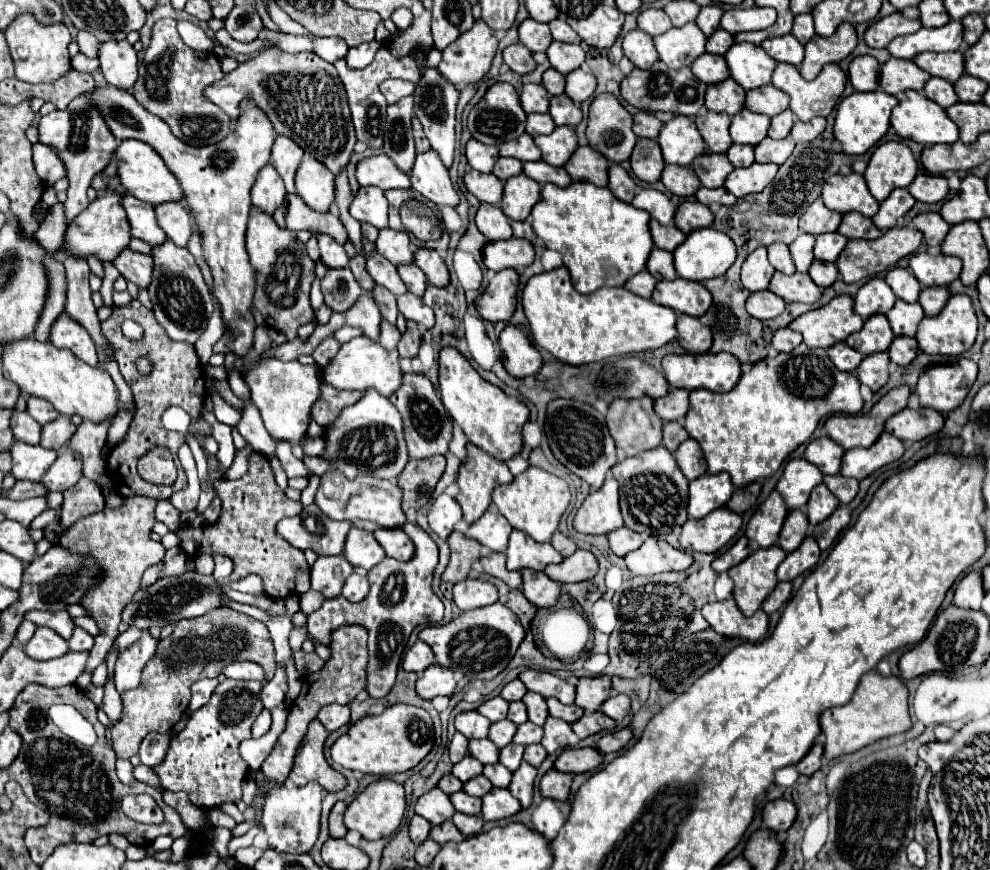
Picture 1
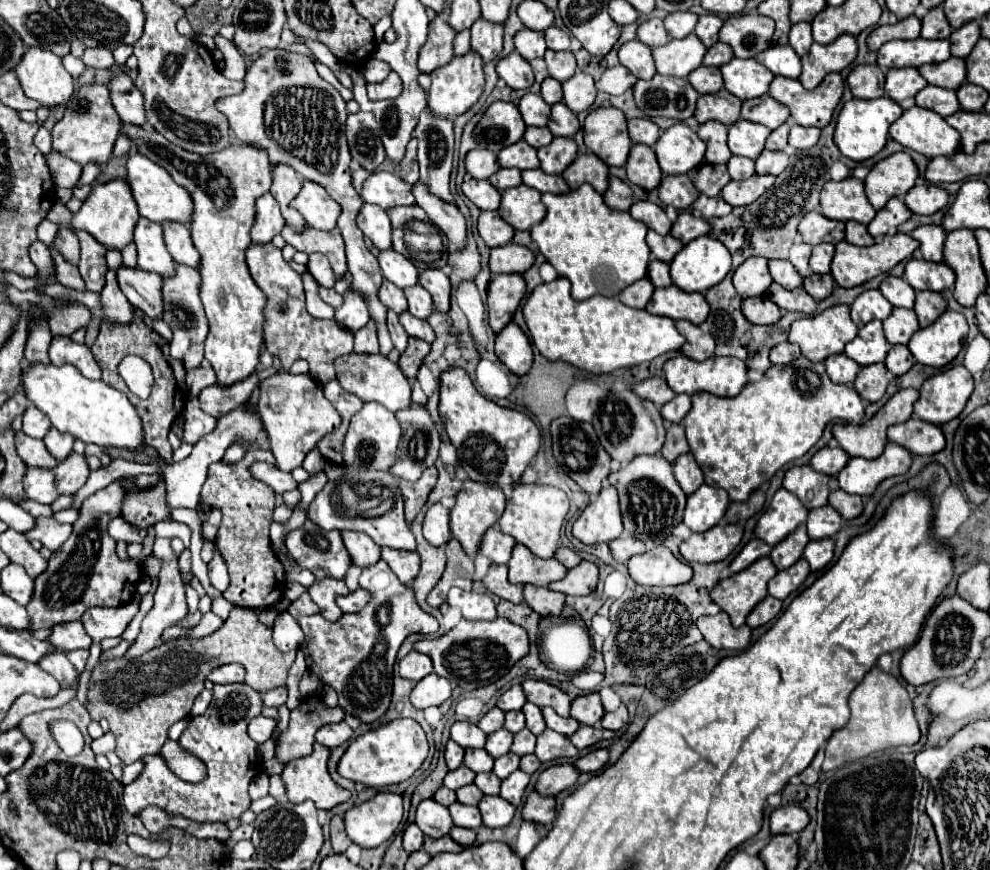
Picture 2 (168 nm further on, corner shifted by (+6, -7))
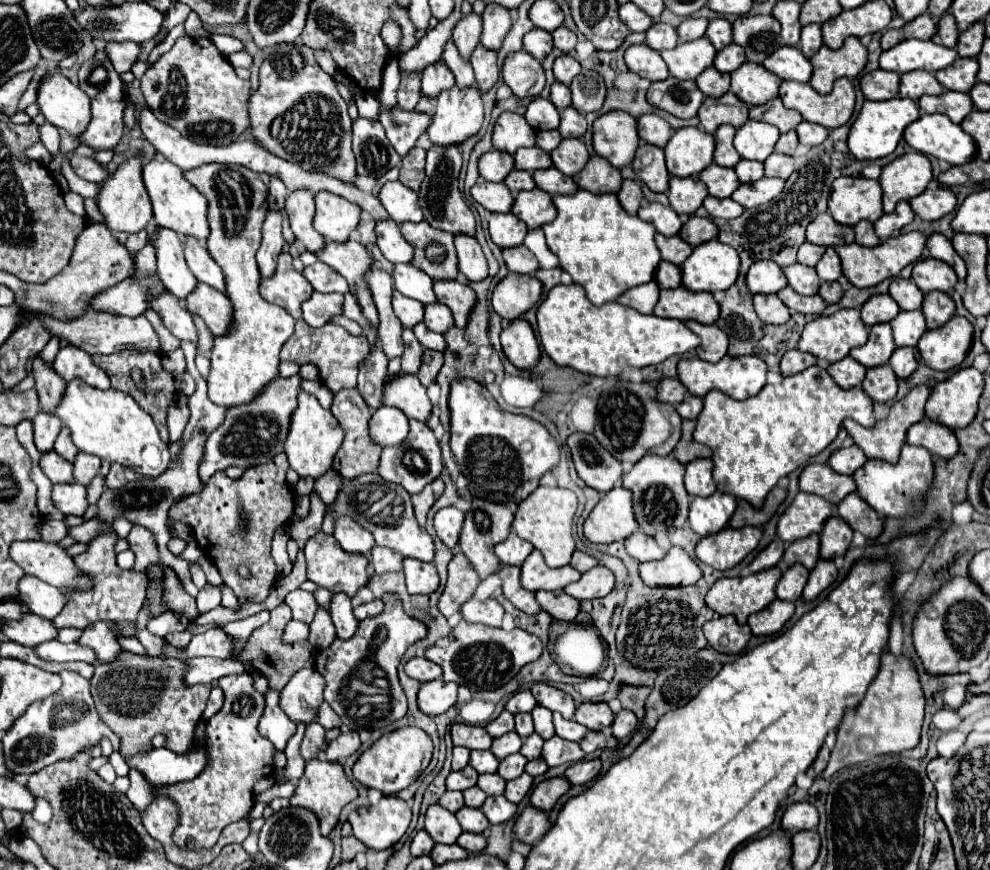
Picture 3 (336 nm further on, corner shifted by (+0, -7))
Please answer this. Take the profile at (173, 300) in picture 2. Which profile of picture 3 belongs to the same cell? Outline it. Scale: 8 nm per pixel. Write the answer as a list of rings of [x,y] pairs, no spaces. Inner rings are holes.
[[[199,283],[199,287],[185,299],[185,305],[191,313],[199,315],[207,323],[215,337],[227,335],[231,331],[233,305],[223,293]]]

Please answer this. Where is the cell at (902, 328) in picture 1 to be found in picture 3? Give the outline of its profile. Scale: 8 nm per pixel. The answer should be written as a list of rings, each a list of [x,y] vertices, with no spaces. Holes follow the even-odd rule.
[[[901,311],[891,323],[895,345],[905,347],[905,345],[917,345],[919,337],[927,331],[925,327],[925,317],[921,311]]]

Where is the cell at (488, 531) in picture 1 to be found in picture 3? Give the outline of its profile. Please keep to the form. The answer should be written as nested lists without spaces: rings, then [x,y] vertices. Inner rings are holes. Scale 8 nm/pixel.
[[[511,533],[503,543],[495,545],[495,555],[499,557],[499,561],[503,565],[517,565],[521,567],[523,561],[527,559],[527,555],[533,551],[535,547],[523,539],[519,539],[515,533]]]

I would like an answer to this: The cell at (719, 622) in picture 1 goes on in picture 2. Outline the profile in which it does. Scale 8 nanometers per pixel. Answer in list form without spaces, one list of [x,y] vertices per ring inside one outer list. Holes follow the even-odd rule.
[[[719,611],[717,615],[703,615],[701,619],[697,619],[697,627],[703,639],[709,641],[711,647],[715,649],[743,651],[751,643],[751,627],[749,625],[733,627],[725,611]]]

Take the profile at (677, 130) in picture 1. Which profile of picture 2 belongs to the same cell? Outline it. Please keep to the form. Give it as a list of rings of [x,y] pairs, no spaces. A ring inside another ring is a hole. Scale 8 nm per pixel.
[[[675,123],[661,133],[655,143],[655,153],[663,173],[679,175],[703,163],[705,143],[685,123]]]

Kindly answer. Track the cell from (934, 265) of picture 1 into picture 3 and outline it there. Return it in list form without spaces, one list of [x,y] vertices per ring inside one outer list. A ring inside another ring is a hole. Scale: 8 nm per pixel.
[[[931,257],[915,263],[911,279],[917,283],[917,287],[923,293],[929,293],[929,291],[949,293],[957,285],[957,275],[955,275],[953,267],[943,261],[931,259]]]

